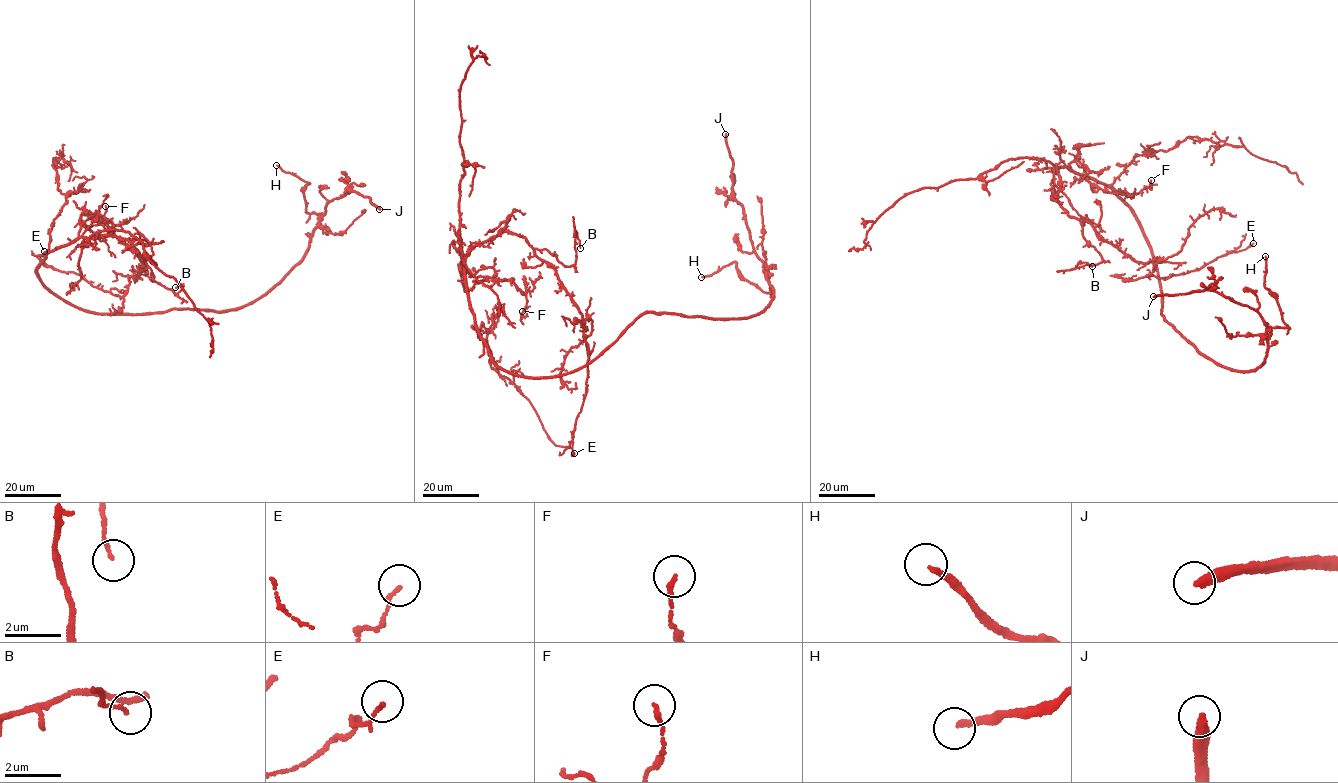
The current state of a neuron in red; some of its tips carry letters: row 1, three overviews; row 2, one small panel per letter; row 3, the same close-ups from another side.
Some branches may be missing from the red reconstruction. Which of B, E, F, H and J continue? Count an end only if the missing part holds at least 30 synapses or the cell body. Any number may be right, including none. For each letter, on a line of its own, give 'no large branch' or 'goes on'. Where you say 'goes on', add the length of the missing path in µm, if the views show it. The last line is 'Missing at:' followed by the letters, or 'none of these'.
B: no large branch
E: no large branch
F: no large branch
H: goes on; missing 30 µm
J: goes on; missing 160 µm
Missing at: H, J

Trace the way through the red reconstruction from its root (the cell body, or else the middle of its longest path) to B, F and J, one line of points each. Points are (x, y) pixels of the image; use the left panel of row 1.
B: (56, 294), (38, 265), (101, 235), (124, 238), (153, 280), (176, 294), (183, 286), (175, 287)
F: (56, 294), (36, 268), (77, 237), (82, 224), (97, 237), (111, 233), (114, 224), (99, 216), (105, 206)
J: (56, 294), (101, 313), (236, 309), (266, 294), (301, 259), (329, 201), (351, 191), (379, 209)

